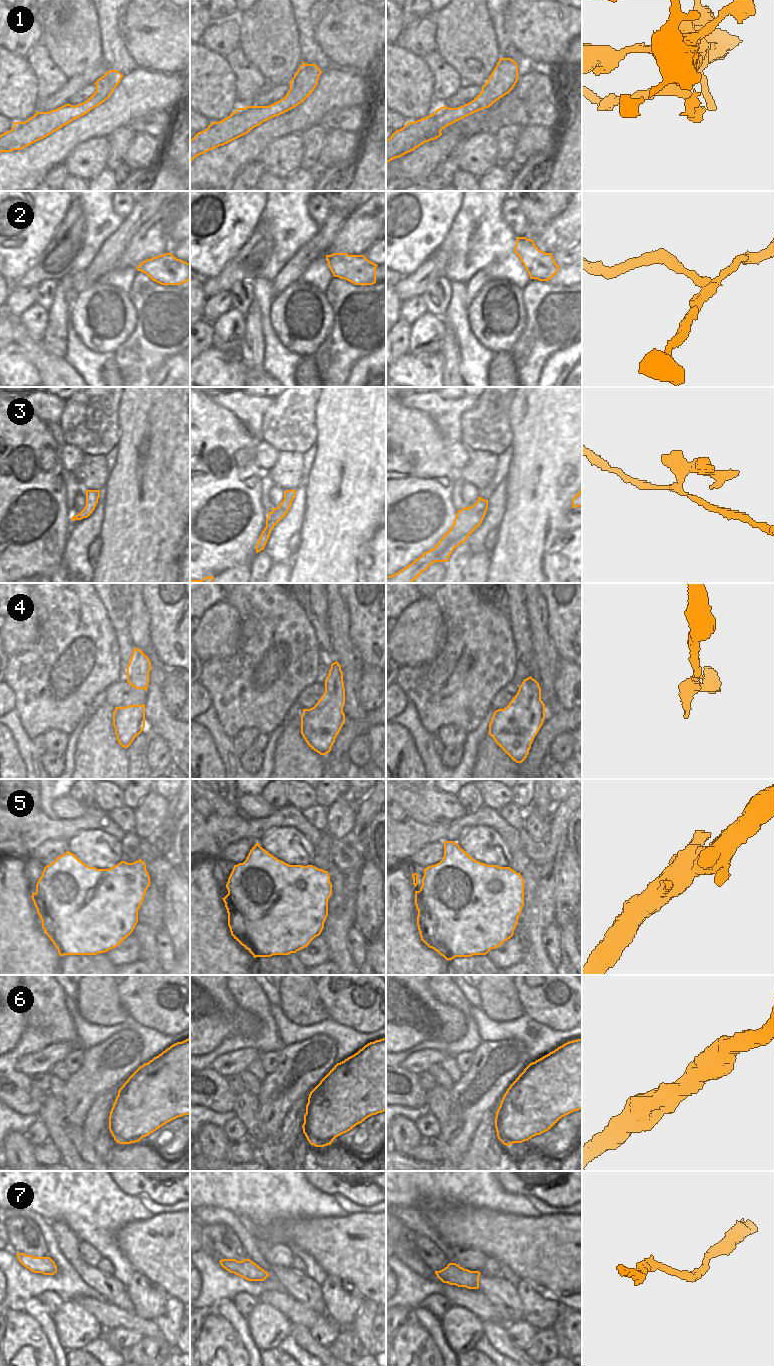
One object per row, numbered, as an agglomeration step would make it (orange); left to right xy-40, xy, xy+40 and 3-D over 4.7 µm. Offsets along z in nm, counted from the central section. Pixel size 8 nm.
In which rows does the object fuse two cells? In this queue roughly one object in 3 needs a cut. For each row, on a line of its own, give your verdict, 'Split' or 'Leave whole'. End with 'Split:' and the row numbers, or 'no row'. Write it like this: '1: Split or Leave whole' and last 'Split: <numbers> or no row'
1: Leave whole
2: Split
3: Split
4: Leave whole
5: Leave whole
6: Leave whole
7: Leave whole
Split: 2, 3.

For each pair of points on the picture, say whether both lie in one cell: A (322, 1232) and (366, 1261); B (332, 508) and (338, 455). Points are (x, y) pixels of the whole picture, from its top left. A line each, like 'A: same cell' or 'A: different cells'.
A: same cell
B: same cell

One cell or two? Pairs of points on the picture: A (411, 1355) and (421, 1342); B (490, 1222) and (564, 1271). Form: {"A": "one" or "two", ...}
{"A": "one", "B": "one"}

